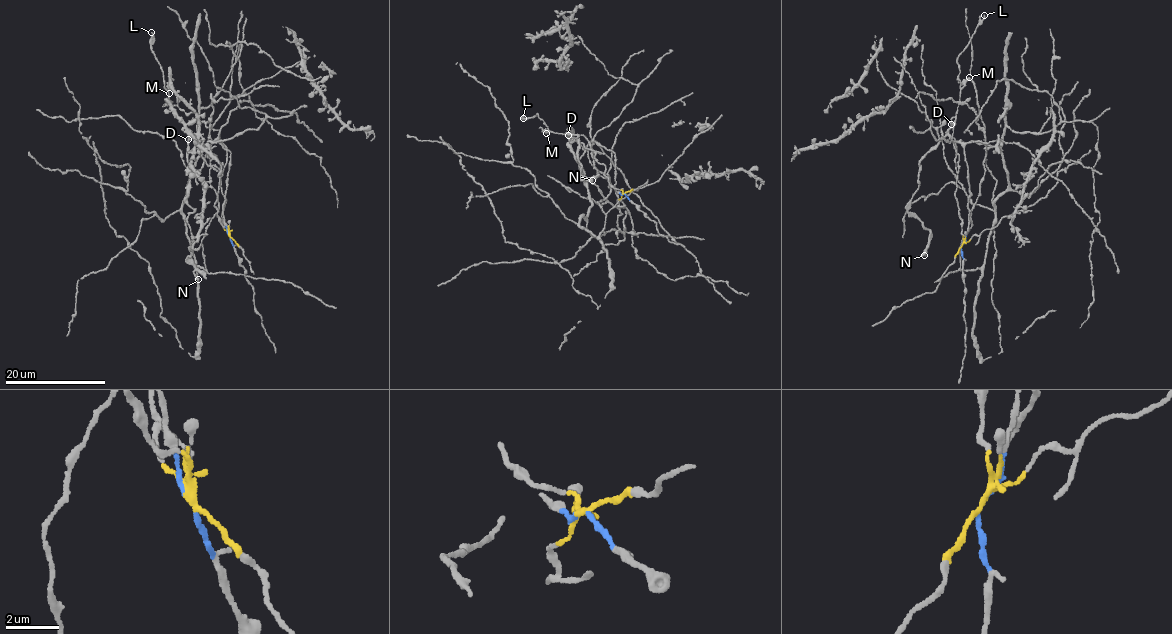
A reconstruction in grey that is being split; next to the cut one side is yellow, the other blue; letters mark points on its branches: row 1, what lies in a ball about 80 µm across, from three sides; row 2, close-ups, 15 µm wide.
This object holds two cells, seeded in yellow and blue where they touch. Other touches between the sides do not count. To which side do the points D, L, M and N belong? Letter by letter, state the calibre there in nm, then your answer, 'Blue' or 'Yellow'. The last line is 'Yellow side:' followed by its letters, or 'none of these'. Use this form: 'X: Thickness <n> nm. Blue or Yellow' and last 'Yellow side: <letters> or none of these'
D: Thickness 200 nm. Yellow
L: Thickness 160 nm. Yellow
M: Thickness 200 nm. Yellow
N: Thickness 360 nm. Yellow
Yellow side: D, L, M, N

